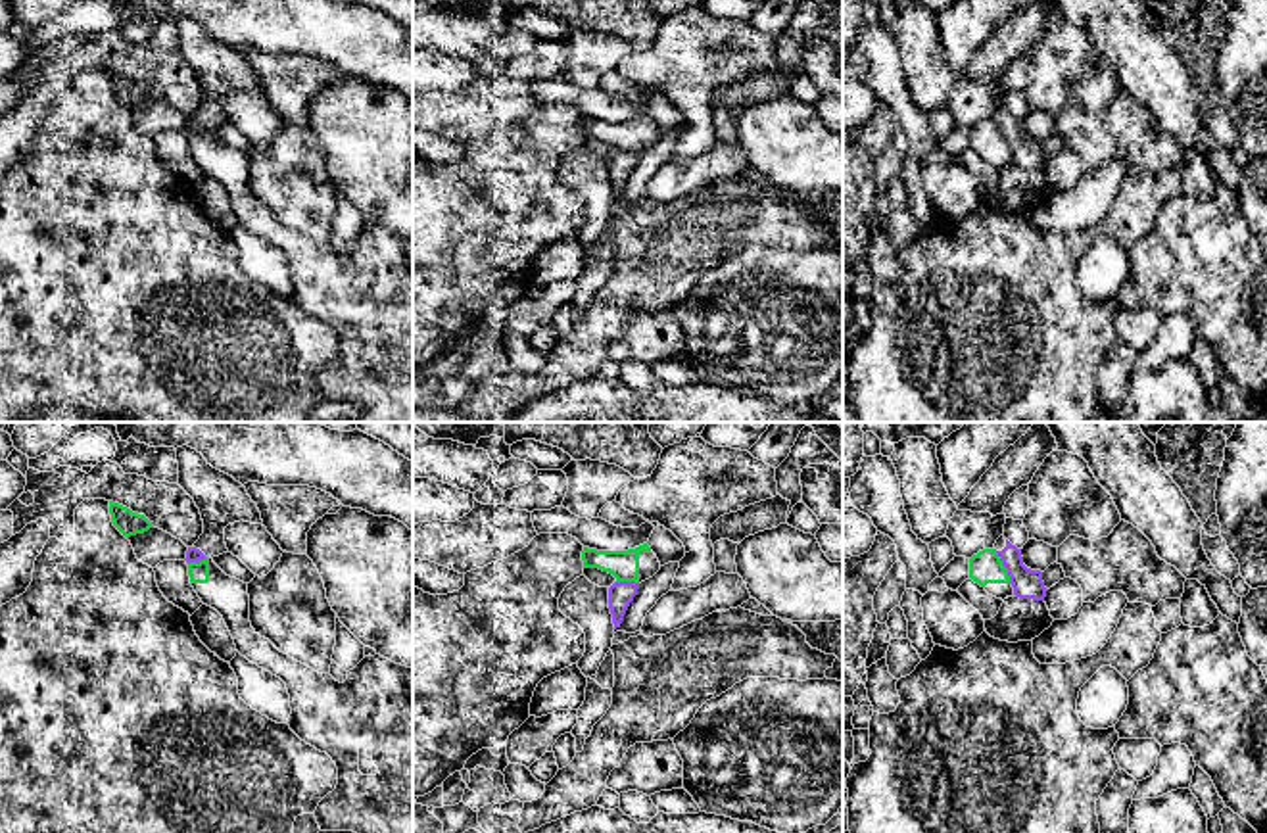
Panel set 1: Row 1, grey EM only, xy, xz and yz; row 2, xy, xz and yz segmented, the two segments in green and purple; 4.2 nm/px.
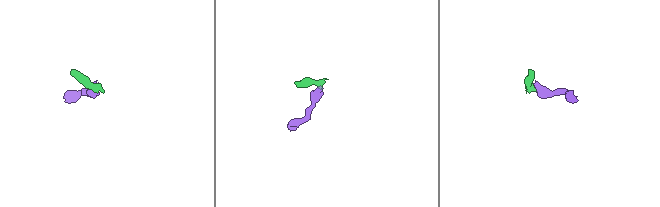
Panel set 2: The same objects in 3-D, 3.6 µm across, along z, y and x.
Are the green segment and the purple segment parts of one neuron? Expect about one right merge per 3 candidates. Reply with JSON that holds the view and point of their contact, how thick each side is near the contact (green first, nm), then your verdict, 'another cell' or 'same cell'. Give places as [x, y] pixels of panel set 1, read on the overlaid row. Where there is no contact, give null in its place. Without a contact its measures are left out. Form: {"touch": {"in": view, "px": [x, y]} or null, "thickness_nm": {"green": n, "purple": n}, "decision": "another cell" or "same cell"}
{"touch": {"in": "yz", "px": [1003, 567]}, "thickness_nm": {"green": 140, "purple": 130}, "decision": "another cell"}

